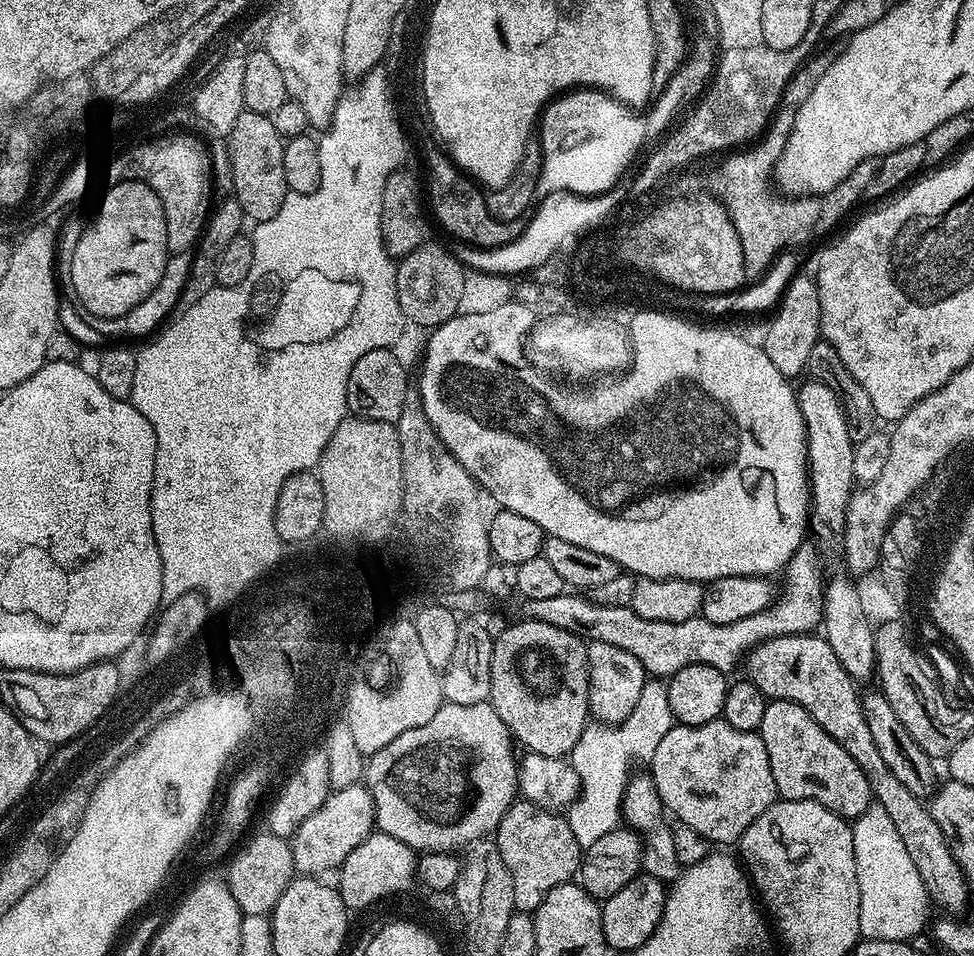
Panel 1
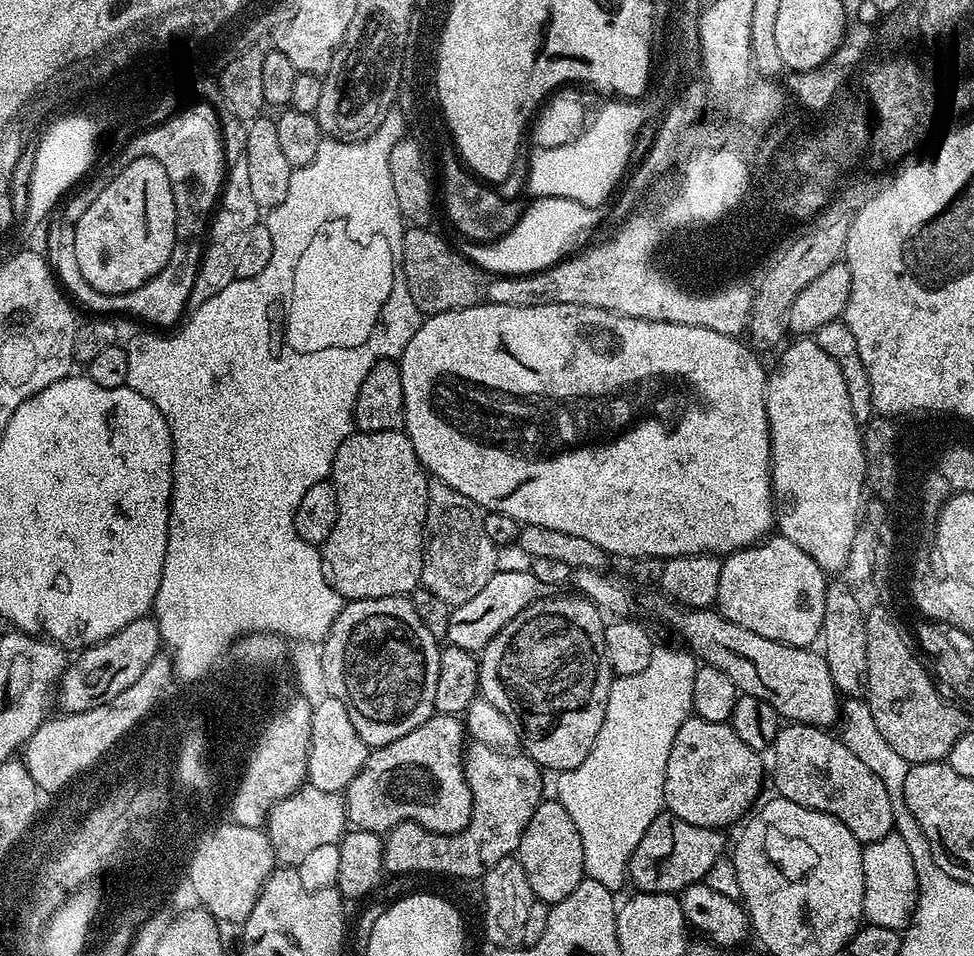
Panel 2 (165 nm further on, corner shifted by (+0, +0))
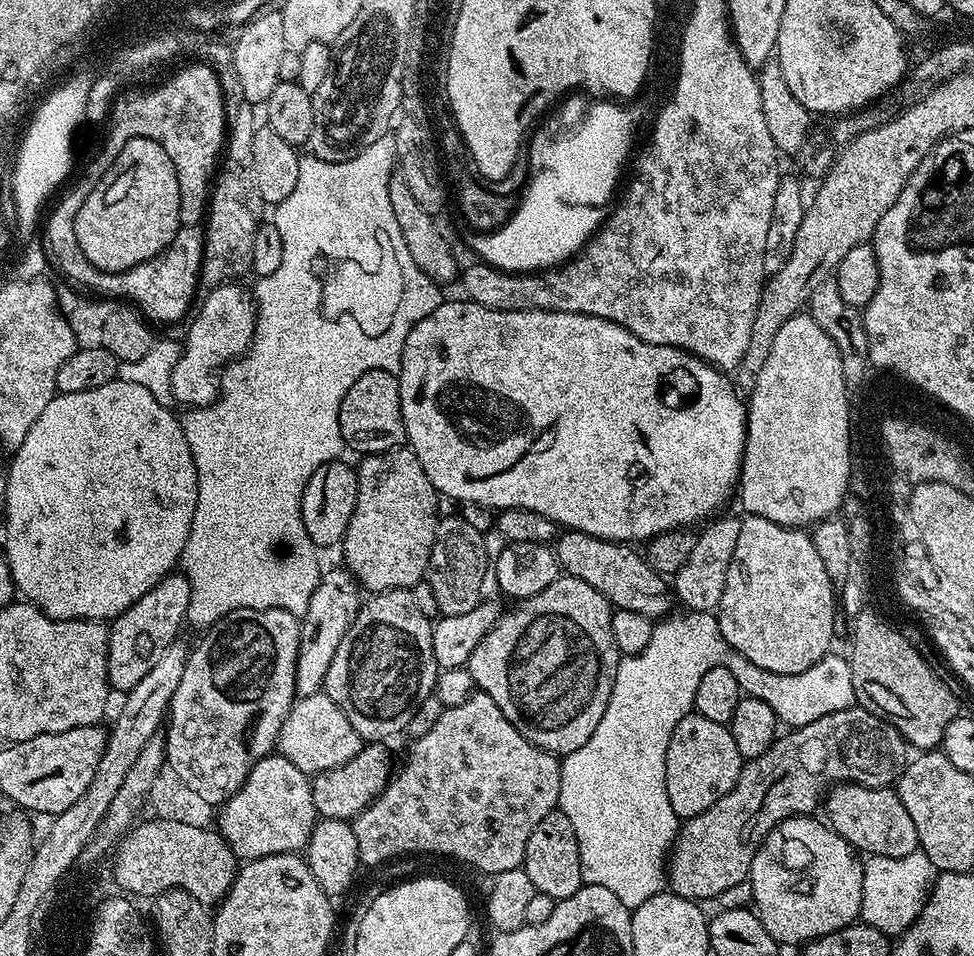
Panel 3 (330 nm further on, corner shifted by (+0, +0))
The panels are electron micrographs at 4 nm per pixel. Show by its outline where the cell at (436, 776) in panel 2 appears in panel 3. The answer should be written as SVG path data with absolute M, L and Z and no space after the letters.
M380 742L365 743L359 754L350 758L350 762L337 768L322 770L311 777L317 817L351 821L359 812L366 810L366 806L375 800L392 778L394 763L392 764L392 756L384 747Z

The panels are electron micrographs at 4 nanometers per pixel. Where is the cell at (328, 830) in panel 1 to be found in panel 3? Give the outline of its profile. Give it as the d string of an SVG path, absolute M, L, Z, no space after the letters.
M269 754L253 763L244 785L224 801L218 812L218 831L231 846L232 852L241 861L247 862L283 852L299 853L307 845L317 819L309 773L298 770L298 766L284 756Z

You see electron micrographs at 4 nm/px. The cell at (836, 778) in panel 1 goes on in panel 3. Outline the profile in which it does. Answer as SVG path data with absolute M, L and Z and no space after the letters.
M833 784L822 801L822 812L825 812L823 815L832 829L857 853L902 858L902 854L919 849L918 830L914 830L914 822L910 814L906 814L906 806L902 806L899 794L891 787Z

